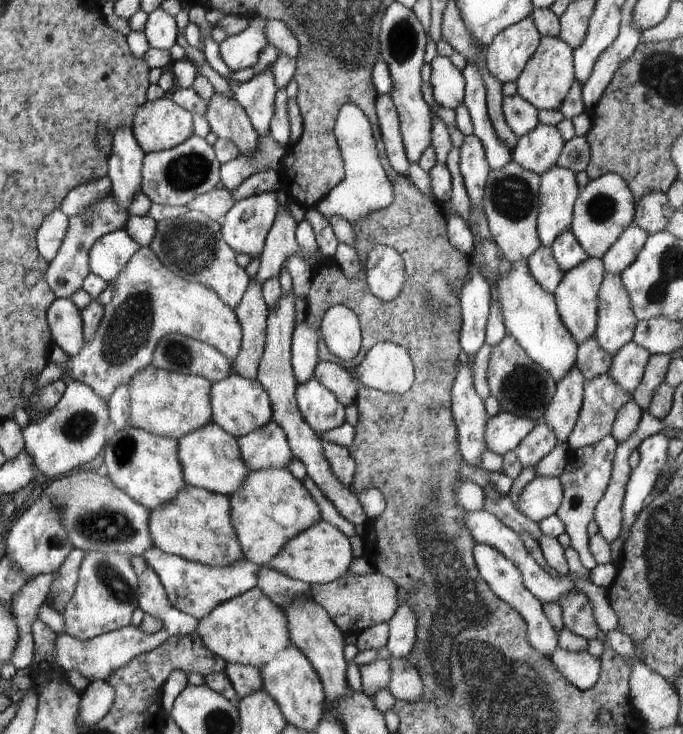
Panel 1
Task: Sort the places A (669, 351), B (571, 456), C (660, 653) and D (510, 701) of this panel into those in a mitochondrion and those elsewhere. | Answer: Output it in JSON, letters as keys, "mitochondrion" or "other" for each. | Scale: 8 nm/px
{"A":"other","B":"other","C":"other","D":"mitochondrion"}

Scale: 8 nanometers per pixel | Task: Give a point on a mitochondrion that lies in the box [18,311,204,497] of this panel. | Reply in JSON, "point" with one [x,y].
{"point":[80,425]}

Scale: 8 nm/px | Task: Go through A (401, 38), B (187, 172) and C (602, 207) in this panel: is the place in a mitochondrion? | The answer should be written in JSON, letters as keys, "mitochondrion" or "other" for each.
{"A":"mitochondrion","B":"mitochondrion","C":"mitochondrion"}

